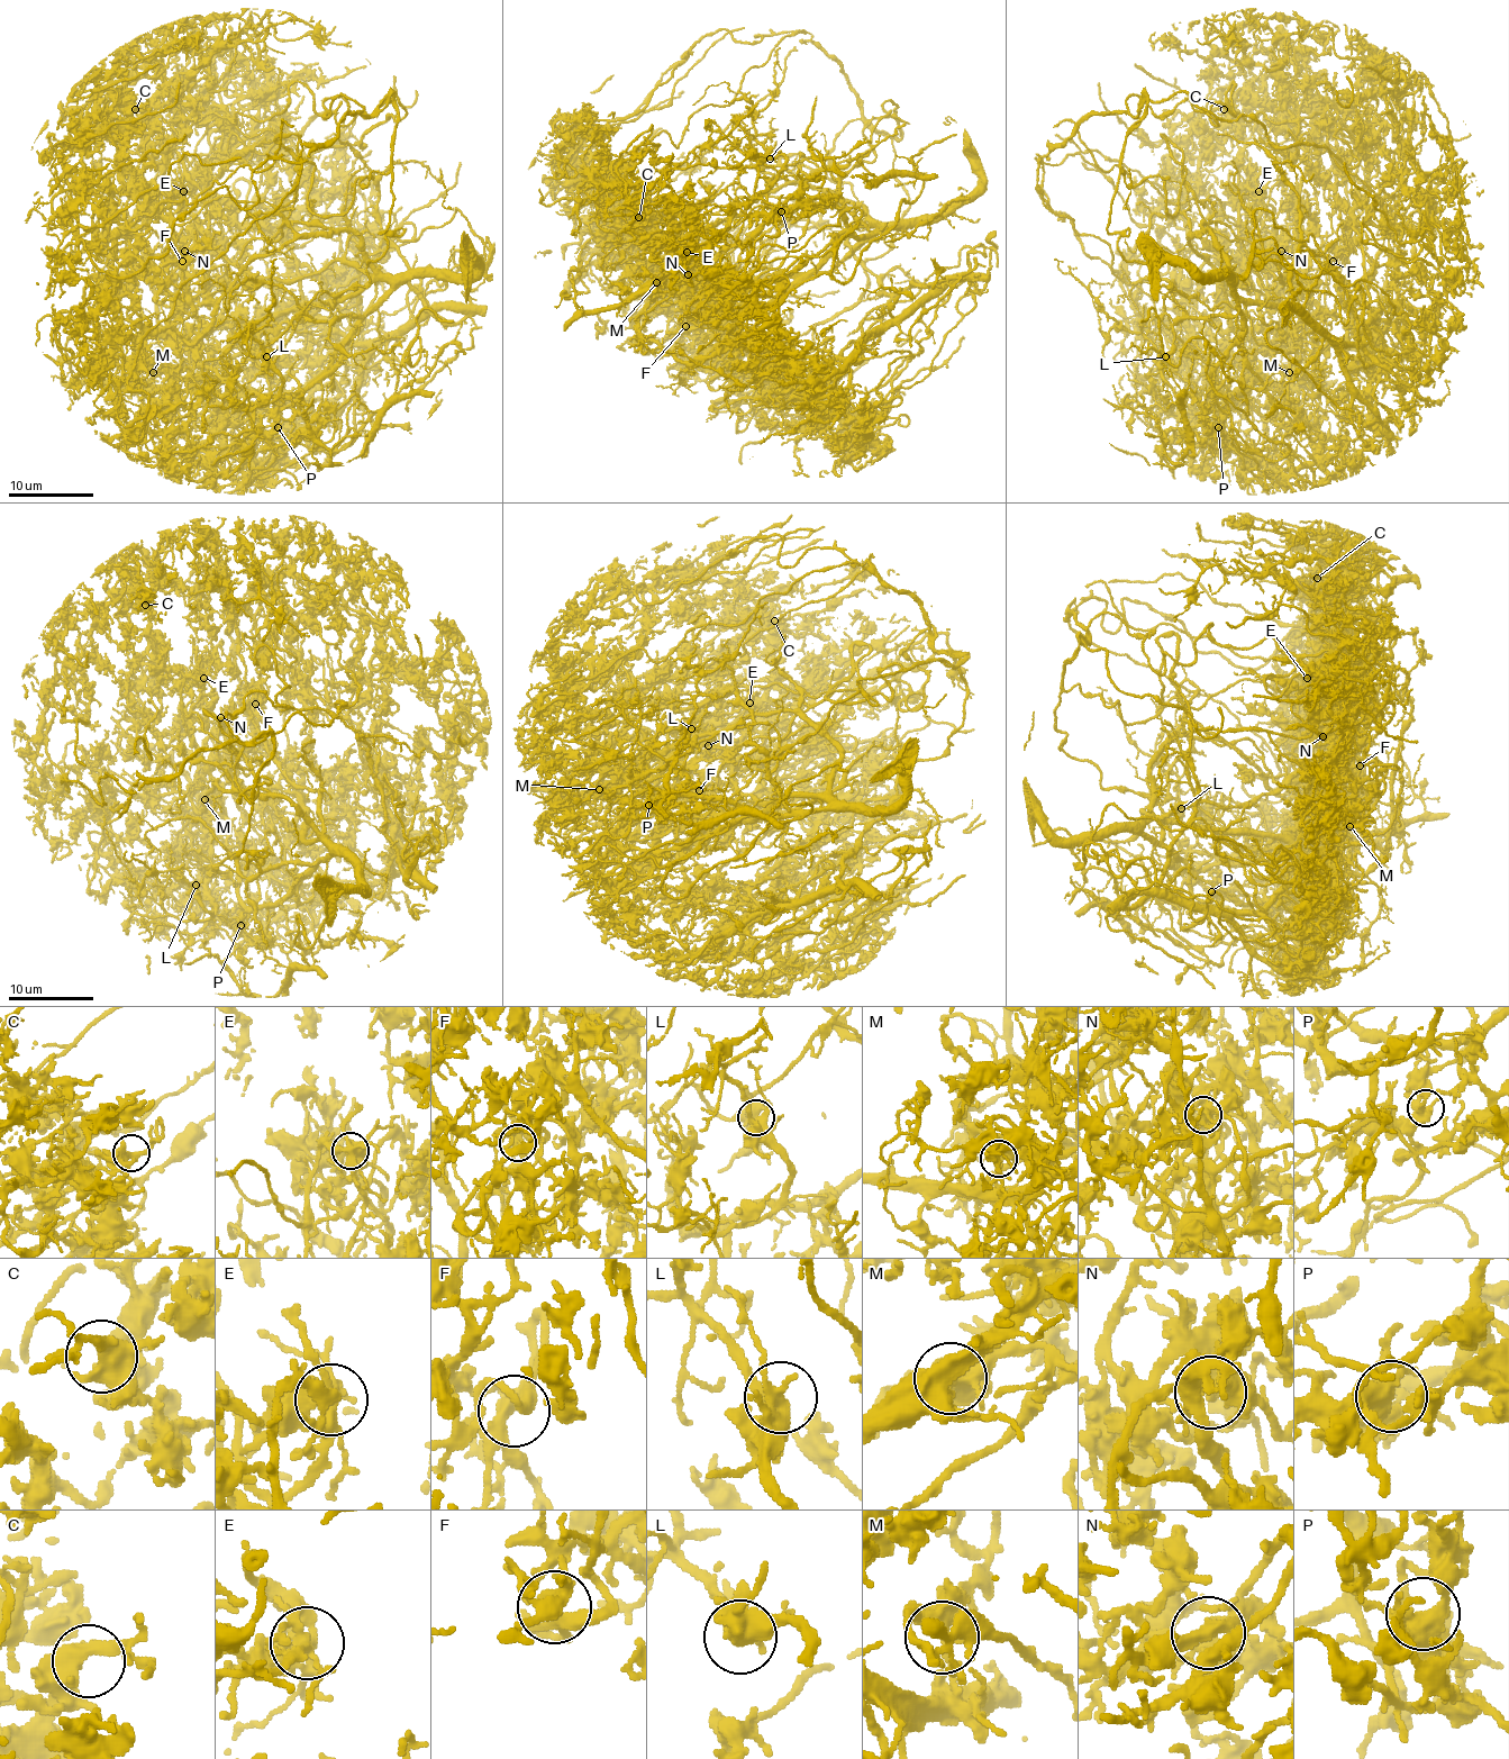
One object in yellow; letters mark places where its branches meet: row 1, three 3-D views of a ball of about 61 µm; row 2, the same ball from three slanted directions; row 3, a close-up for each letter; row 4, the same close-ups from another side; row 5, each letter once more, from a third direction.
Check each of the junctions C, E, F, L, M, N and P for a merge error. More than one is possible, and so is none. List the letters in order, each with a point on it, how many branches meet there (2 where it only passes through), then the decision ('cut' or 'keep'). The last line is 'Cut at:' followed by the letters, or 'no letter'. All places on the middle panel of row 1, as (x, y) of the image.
C: (638, 217) | 4 | keep
E: (687, 252) | 8 | cut
F: (685, 326) | 4 | keep
L: (770, 159) | 4 | keep
M: (656, 282) | 4 | cut
N: (688, 274) | 7 | keep
P: (781, 211) | 4 | keep
Cut at: E, M

